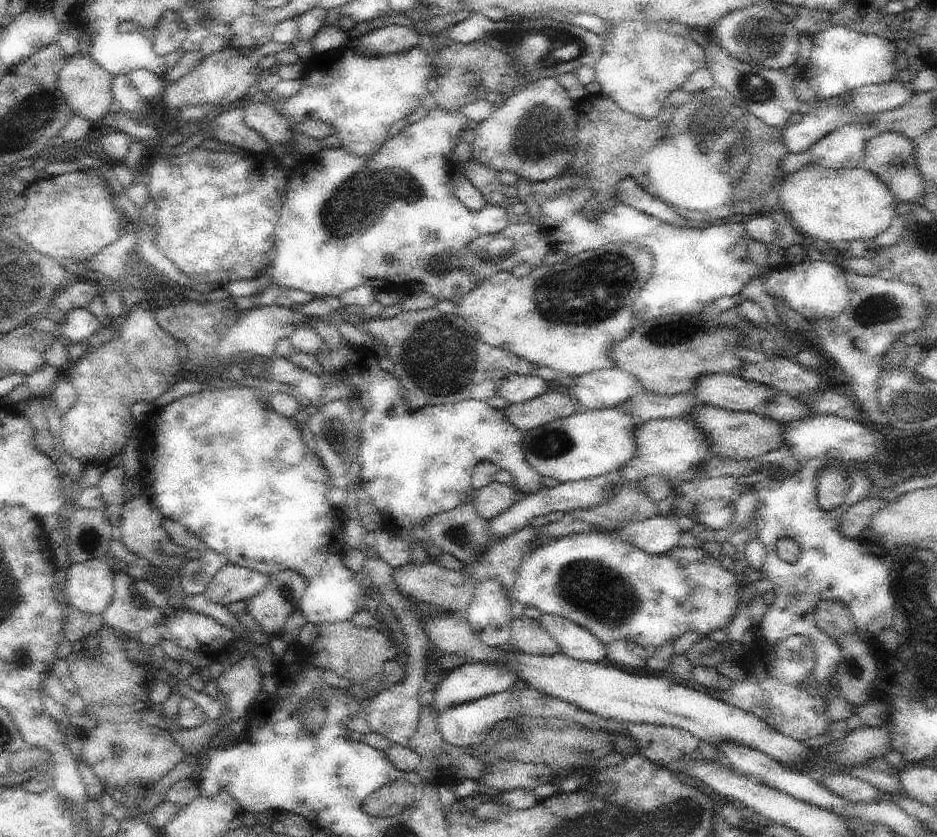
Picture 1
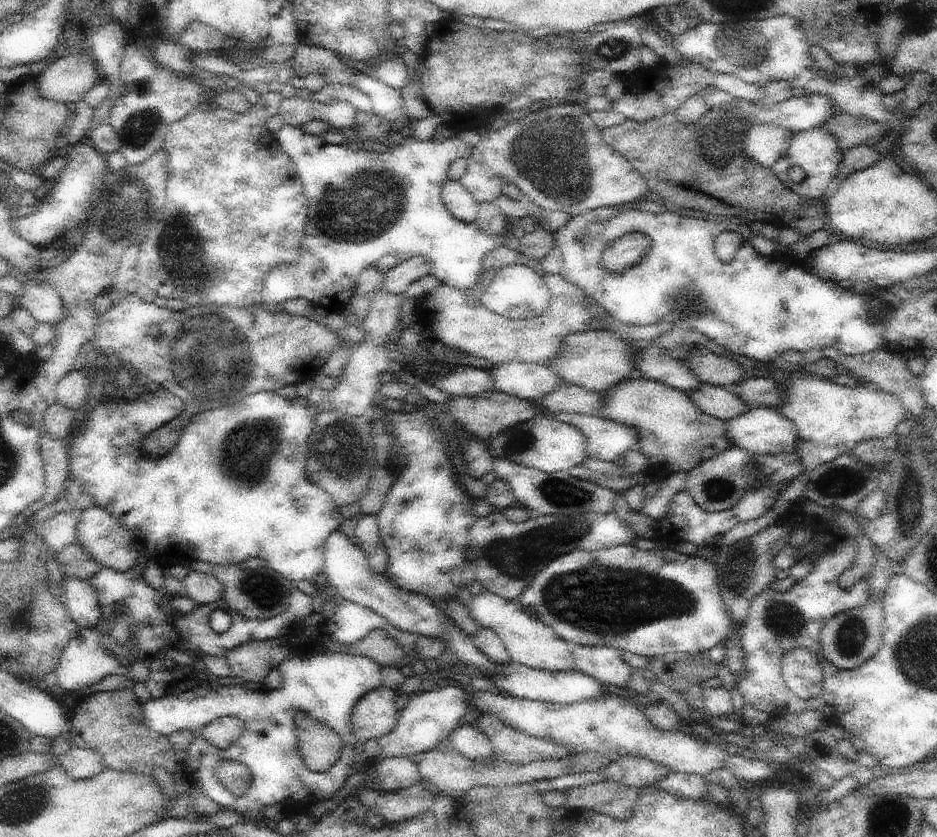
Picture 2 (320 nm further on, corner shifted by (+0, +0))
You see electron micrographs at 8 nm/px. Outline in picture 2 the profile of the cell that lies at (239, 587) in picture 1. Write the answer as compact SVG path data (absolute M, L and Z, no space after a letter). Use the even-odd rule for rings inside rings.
M190 569L180 581L186 589L187 596L197 605L205 605L223 598L224 587L213 574L200 573Z

